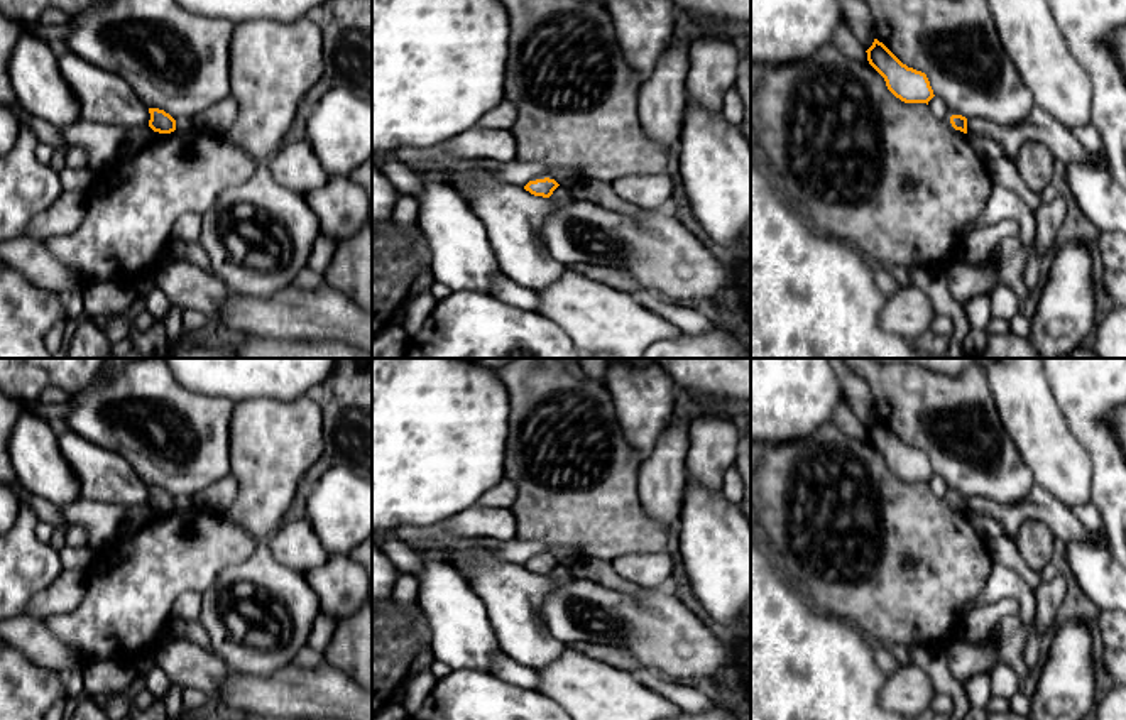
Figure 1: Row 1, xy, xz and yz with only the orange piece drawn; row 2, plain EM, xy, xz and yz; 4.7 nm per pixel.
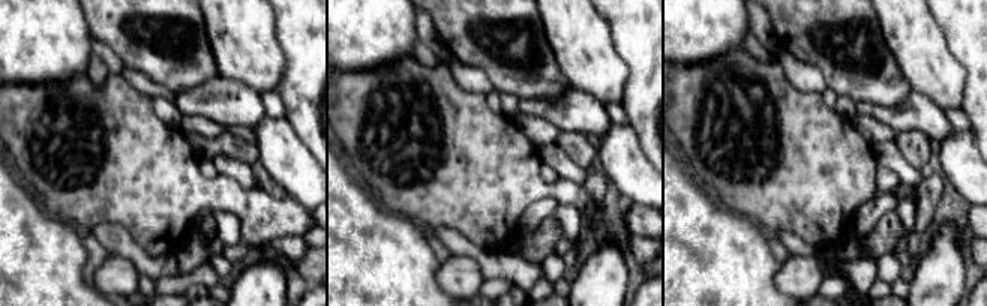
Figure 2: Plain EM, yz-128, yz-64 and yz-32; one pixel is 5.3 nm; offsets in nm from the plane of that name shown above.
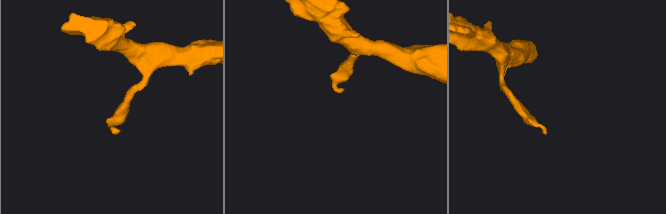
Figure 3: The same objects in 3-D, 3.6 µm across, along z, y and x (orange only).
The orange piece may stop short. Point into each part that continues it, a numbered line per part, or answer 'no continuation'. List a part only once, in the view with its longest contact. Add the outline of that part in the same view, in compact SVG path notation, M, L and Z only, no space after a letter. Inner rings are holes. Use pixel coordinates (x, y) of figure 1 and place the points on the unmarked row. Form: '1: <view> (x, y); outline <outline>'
no continuation

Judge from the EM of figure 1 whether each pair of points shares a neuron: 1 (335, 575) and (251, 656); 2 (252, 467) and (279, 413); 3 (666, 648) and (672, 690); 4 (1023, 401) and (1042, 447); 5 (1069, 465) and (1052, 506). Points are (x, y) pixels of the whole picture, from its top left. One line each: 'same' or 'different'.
1: different
2: same
3: different
4: same
5: different

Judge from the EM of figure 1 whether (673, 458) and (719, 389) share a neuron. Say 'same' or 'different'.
different

